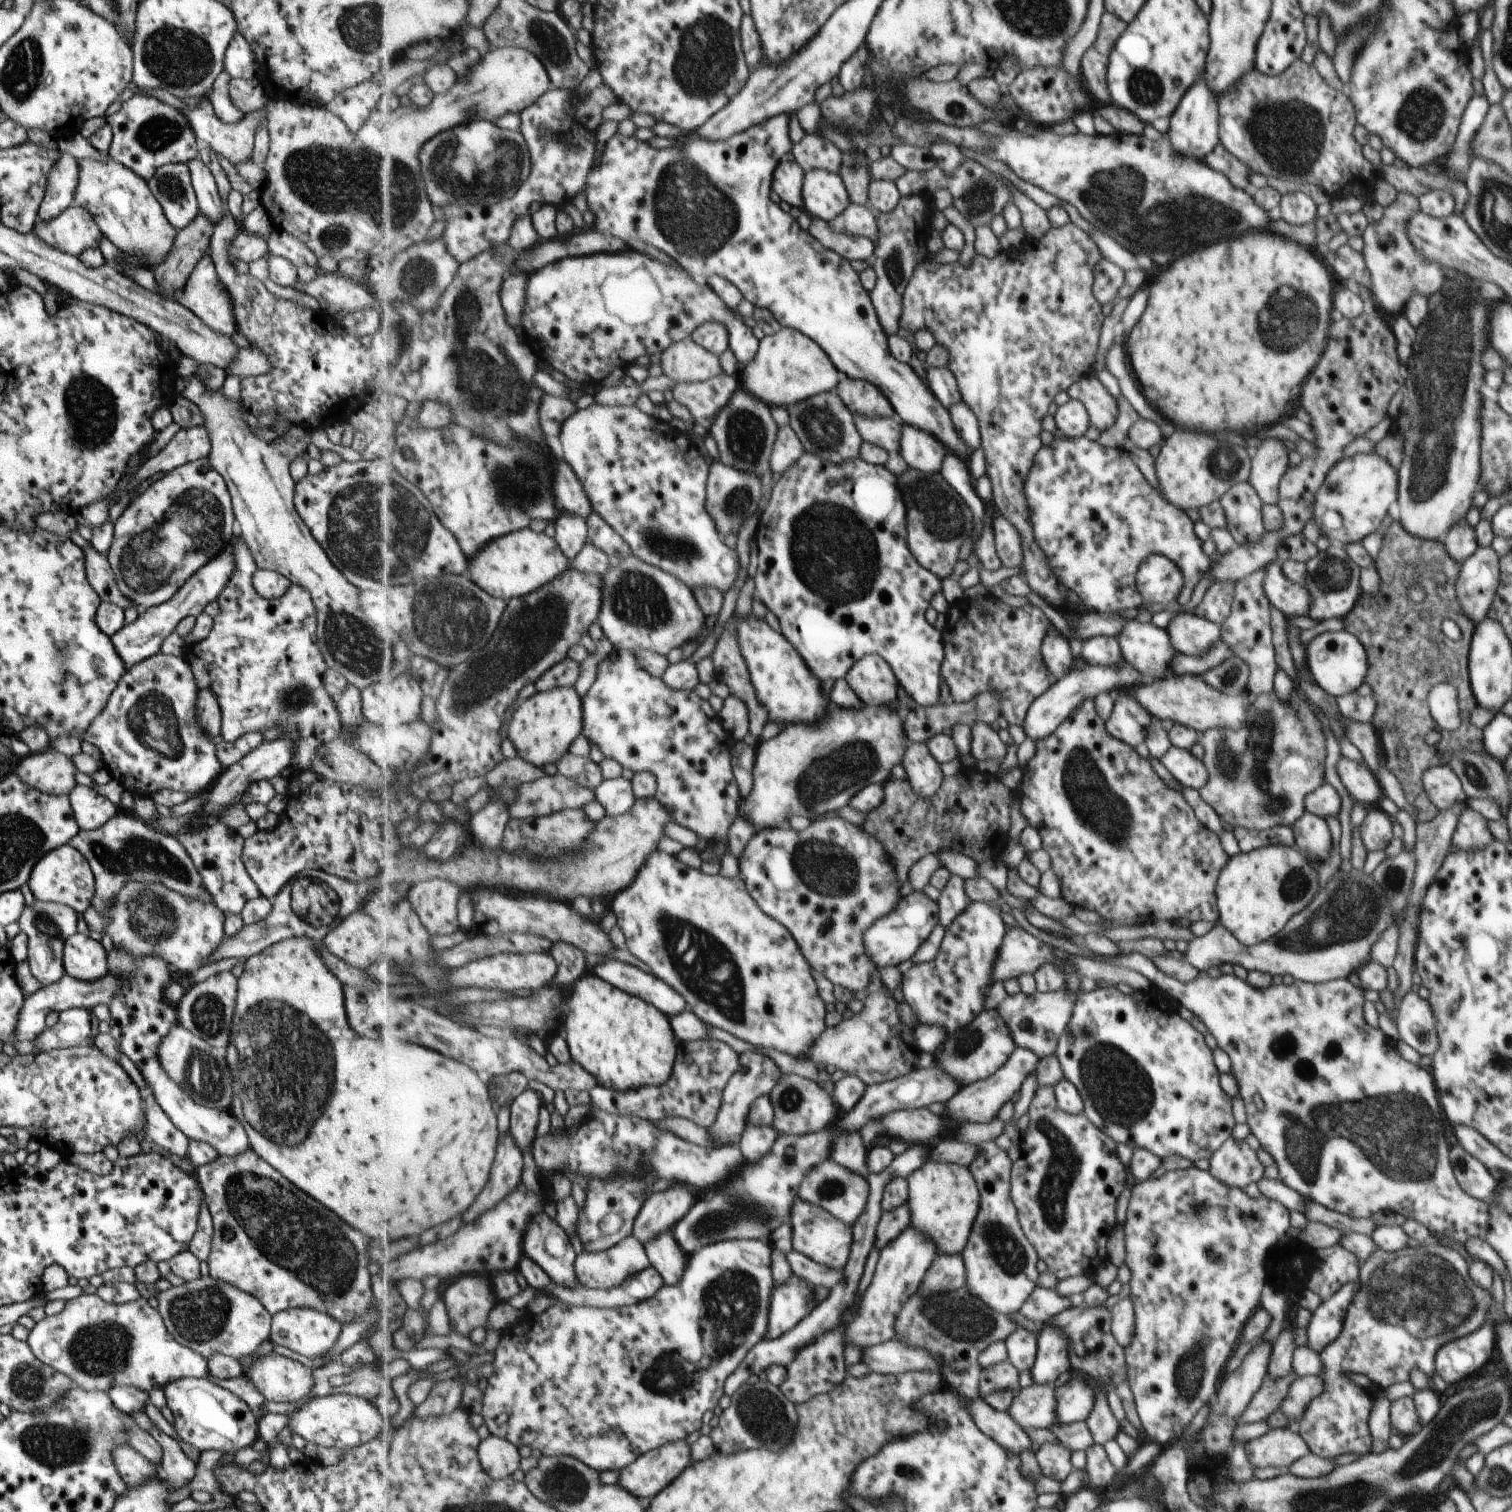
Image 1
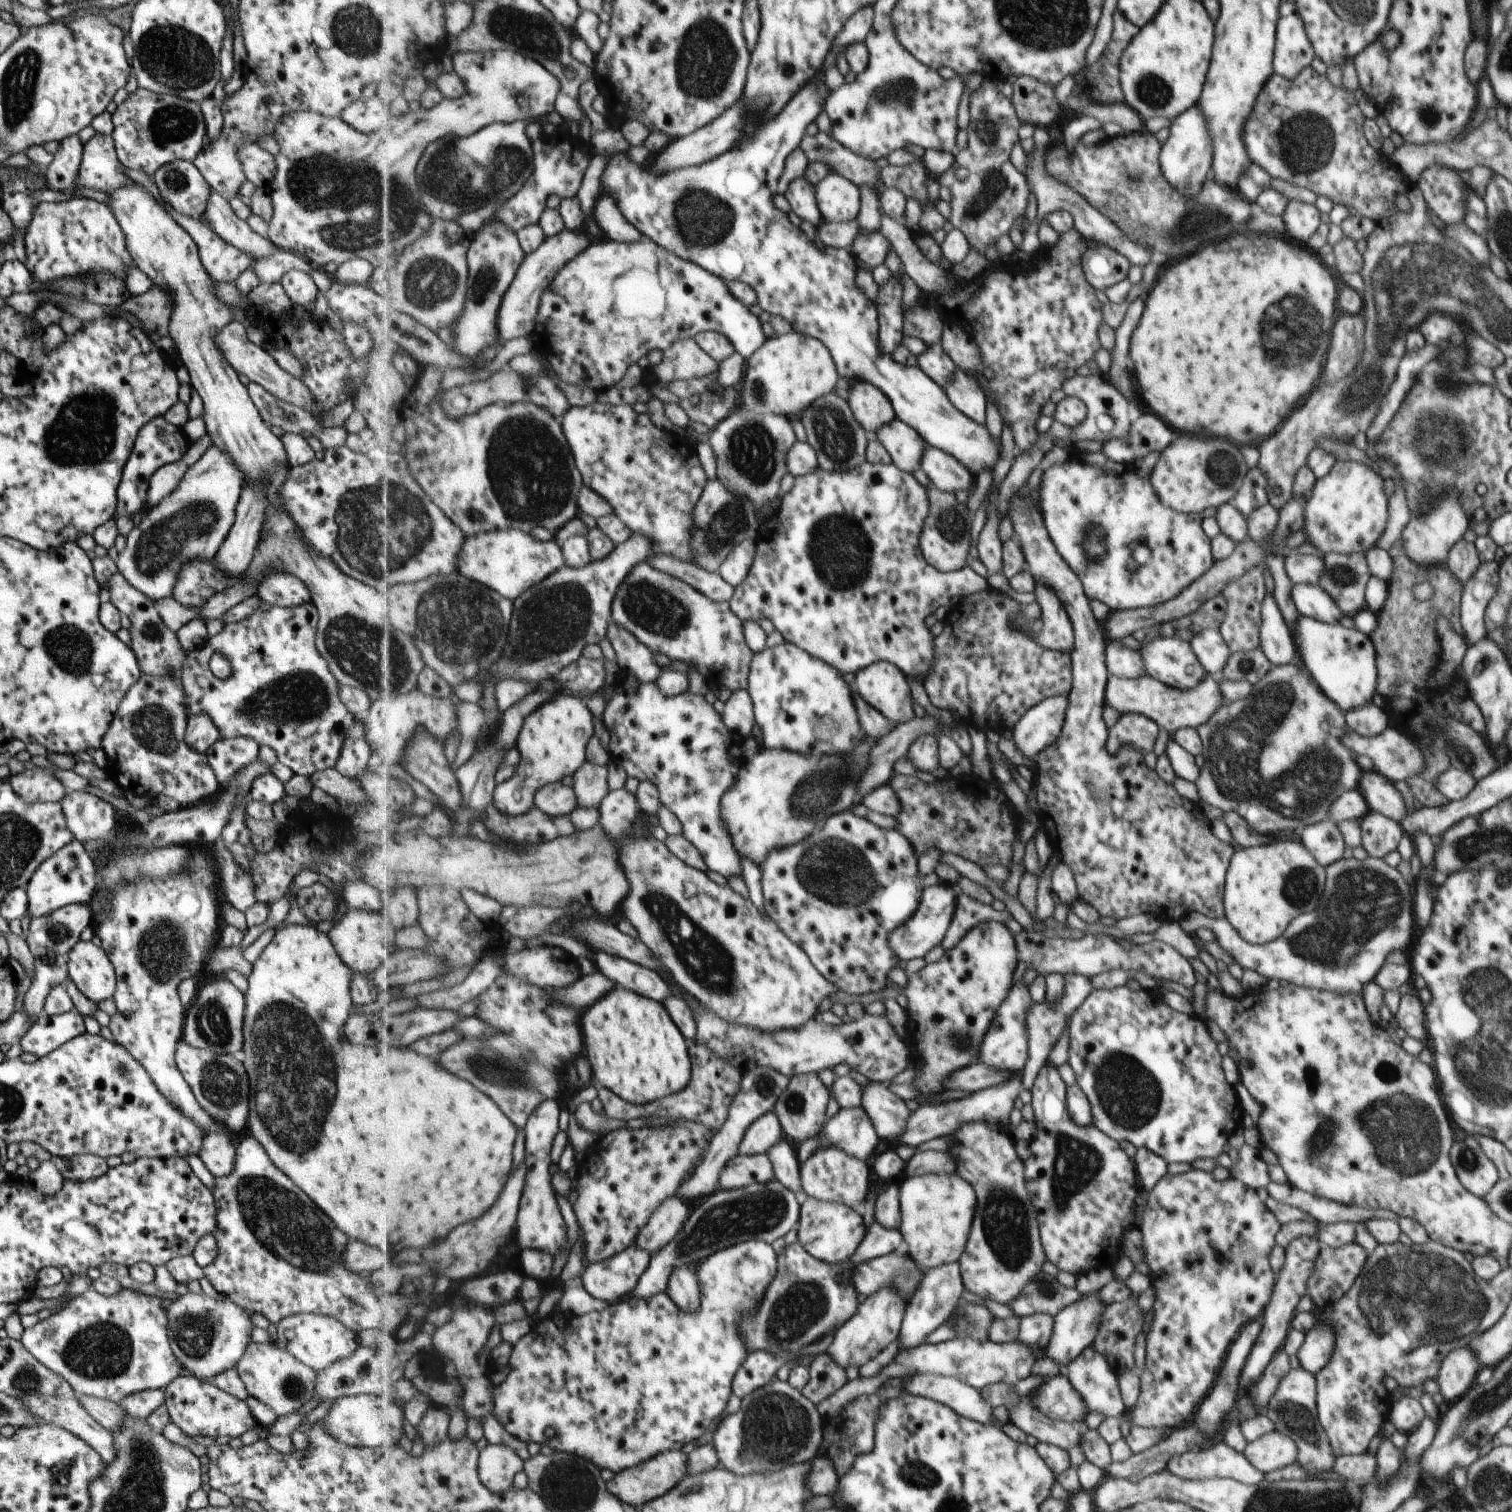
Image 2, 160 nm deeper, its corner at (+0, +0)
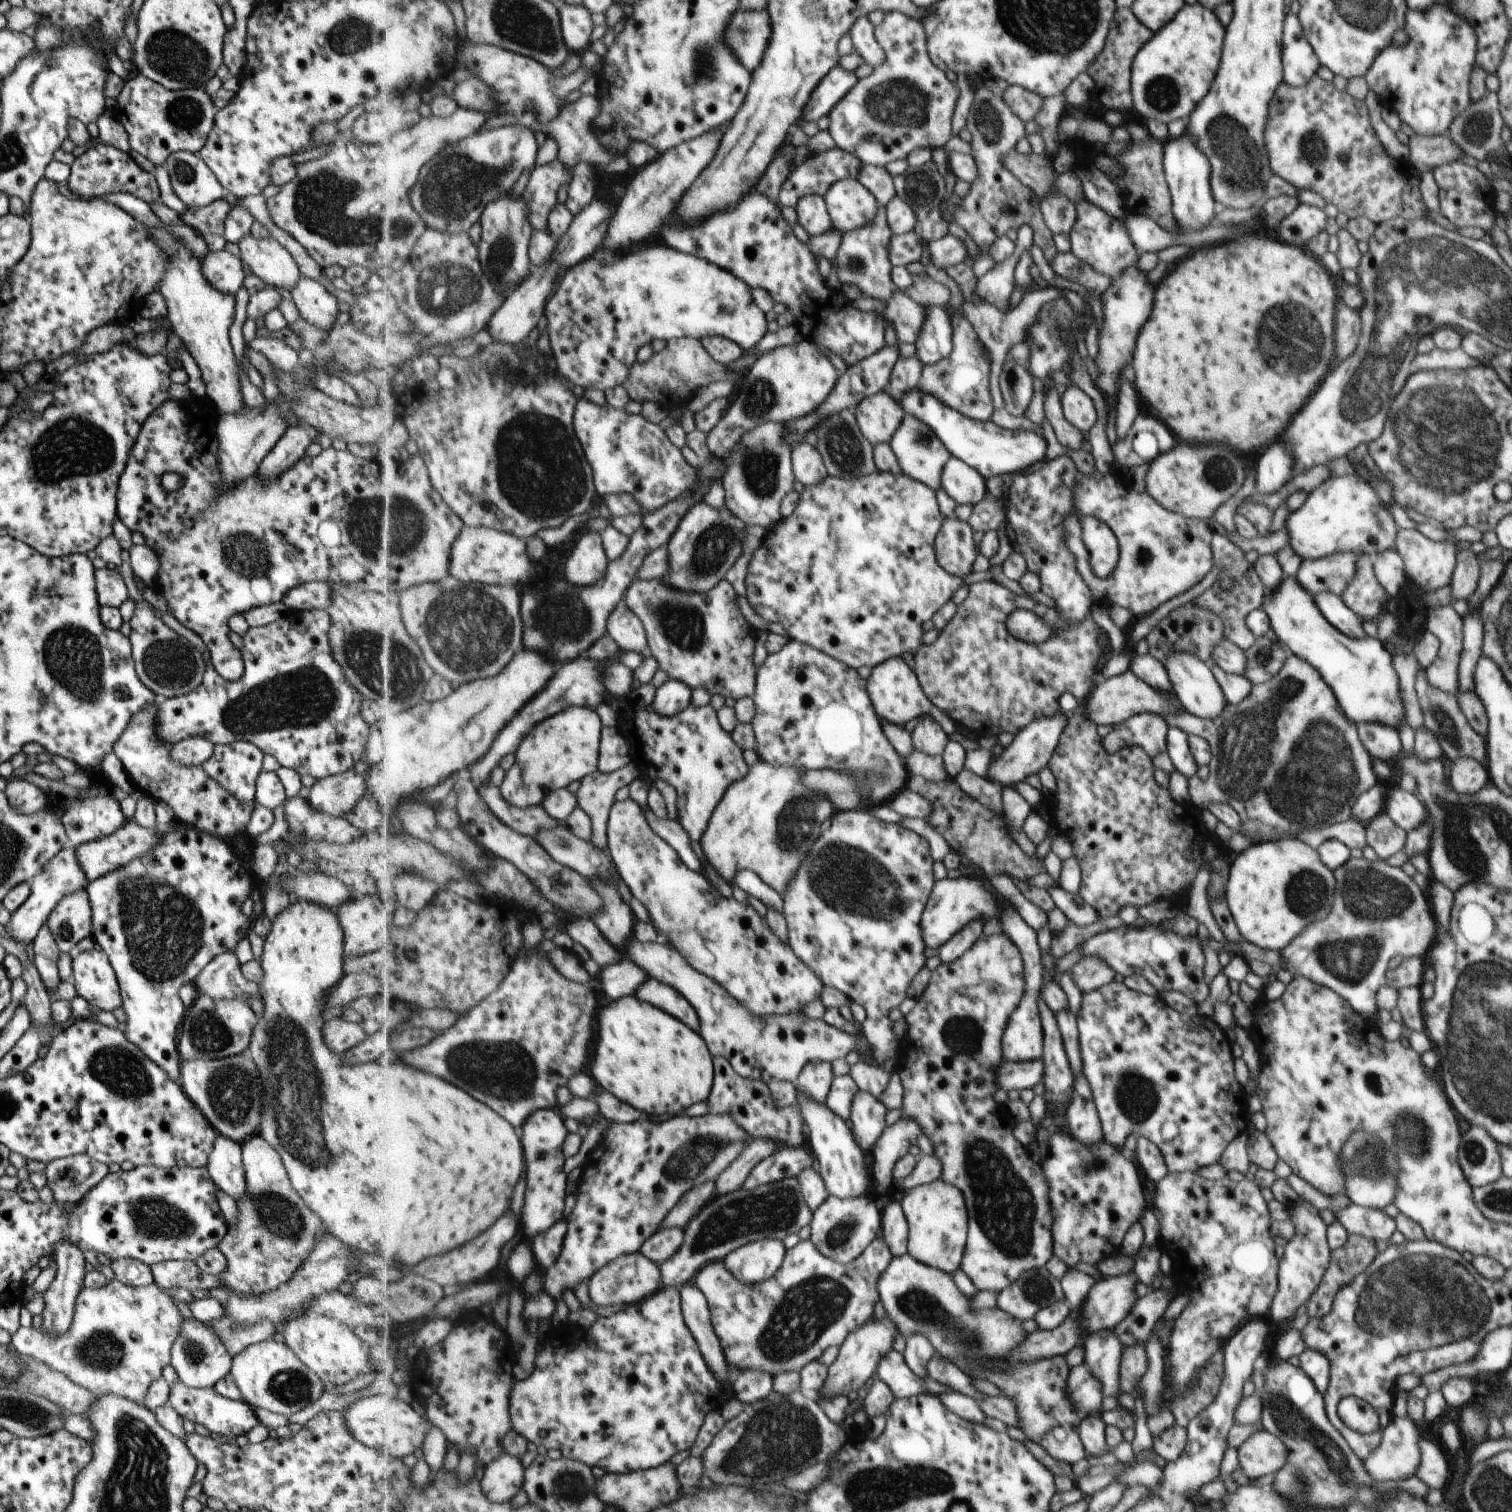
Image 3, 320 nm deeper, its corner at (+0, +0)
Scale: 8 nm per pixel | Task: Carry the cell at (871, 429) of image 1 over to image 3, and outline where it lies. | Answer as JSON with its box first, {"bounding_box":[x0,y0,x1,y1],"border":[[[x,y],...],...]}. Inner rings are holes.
{"bounding_box":[890,414,955,491],"border":[[[907,414],[900,429],[894,434],[890,445],[897,455],[905,475],[925,483],[934,491],[939,488],[944,490],[942,486],[943,471],[946,464],[955,456],[926,422],[912,414]]]}

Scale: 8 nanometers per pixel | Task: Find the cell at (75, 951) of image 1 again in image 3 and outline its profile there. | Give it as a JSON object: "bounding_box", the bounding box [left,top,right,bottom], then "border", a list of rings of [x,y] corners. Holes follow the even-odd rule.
{"bounding_box":[71,949,121,1012],"border":[[[92,949],[75,954],[71,957],[71,971],[71,982],[76,996],[83,998],[89,1007],[95,1006],[100,1012],[110,1012],[121,1007],[118,985],[105,952]]]}

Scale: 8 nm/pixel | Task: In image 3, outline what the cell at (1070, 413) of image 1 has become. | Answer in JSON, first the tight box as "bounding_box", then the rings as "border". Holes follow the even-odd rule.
{"bounding_box":[1060,385,1095,434],"border":[[[1069,385],[1060,396],[1060,405],[1064,419],[1082,433],[1087,434],[1089,428],[1095,424],[1093,403],[1080,387]]]}

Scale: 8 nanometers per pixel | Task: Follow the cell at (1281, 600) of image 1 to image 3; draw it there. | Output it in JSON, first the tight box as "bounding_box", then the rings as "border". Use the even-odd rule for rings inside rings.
{"bounding_box":[1311,592,1366,638],"border":[[[1331,592],[1311,593],[1311,598],[1317,606],[1321,615],[1332,624],[1341,634],[1348,635],[1349,638],[1361,638],[1366,636],[1363,628],[1363,621],[1349,610],[1340,597]]]}

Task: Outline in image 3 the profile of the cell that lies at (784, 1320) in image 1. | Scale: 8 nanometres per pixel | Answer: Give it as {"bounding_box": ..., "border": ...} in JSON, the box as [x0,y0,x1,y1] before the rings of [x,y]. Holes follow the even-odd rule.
{"bounding_box":[693,1238,894,1376],"border":[[[875,1238],[857,1261],[839,1263],[817,1250],[811,1239],[797,1243],[787,1251],[784,1265],[776,1276],[762,1285],[750,1285],[737,1280],[723,1261],[706,1265],[693,1279],[693,1283],[705,1294],[712,1313],[712,1322],[719,1336],[726,1358],[740,1370],[763,1370],[775,1376],[781,1372],[801,1372],[811,1362],[819,1361],[821,1354],[832,1347],[841,1347],[847,1336],[857,1332],[865,1322],[873,1318],[875,1306],[880,1302],[879,1278],[891,1266],[894,1255],[885,1238]]]}

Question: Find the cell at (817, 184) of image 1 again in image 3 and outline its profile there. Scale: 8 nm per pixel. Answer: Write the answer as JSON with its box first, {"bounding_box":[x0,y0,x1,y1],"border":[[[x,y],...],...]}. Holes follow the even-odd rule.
{"bounding_box":[824,178,880,234],"border":[[[855,178],[838,181],[824,198],[833,228],[844,234],[873,222],[880,206],[872,192]]]}

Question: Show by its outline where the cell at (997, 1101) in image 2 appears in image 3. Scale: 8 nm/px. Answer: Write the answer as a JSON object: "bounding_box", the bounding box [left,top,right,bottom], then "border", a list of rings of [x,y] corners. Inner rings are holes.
{"bounding_box":[871,1117,923,1194],"border":[[[901,1117],[887,1126],[871,1153],[874,1167],[871,1175],[880,1194],[889,1192],[896,1185],[895,1166],[903,1156],[910,1154],[911,1146],[923,1136],[923,1126],[915,1118]]]}

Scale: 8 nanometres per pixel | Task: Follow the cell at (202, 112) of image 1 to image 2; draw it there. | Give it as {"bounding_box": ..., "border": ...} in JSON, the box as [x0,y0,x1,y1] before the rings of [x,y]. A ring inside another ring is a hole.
{"bounding_box":[237,143,275,189],"border":[[[255,143],[239,144],[237,146],[237,160],[241,162],[241,170],[255,188],[262,189],[267,187],[273,178],[275,166],[273,166],[273,156],[261,150]]]}

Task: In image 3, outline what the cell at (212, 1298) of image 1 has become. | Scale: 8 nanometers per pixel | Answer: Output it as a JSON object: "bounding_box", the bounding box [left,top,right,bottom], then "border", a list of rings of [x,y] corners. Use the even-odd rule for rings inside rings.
{"bounding_box":[170,1318,231,1388],"border":[[[182,1318],[179,1334],[170,1349],[170,1365],[178,1381],[190,1388],[213,1387],[221,1378],[229,1375],[231,1360],[229,1350],[225,1350],[217,1334],[205,1322],[198,1322],[195,1318]]]}

